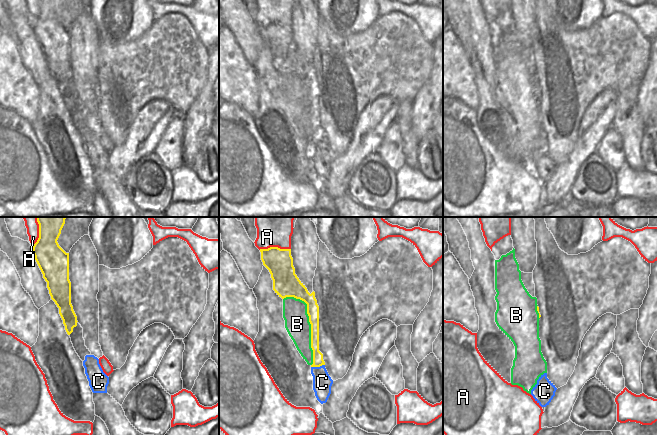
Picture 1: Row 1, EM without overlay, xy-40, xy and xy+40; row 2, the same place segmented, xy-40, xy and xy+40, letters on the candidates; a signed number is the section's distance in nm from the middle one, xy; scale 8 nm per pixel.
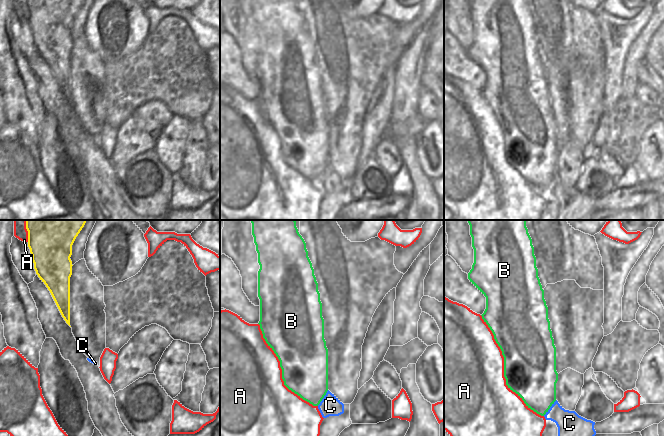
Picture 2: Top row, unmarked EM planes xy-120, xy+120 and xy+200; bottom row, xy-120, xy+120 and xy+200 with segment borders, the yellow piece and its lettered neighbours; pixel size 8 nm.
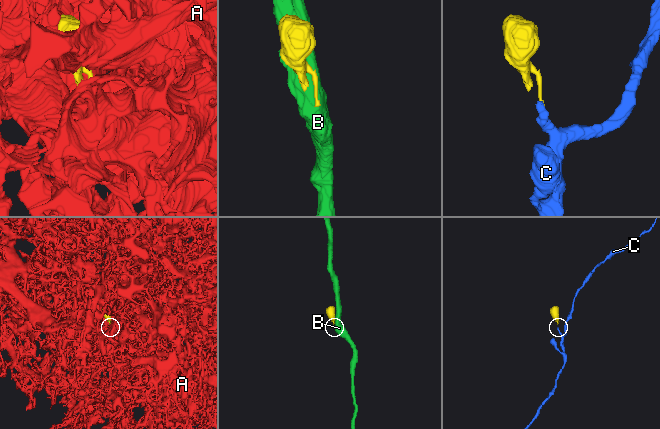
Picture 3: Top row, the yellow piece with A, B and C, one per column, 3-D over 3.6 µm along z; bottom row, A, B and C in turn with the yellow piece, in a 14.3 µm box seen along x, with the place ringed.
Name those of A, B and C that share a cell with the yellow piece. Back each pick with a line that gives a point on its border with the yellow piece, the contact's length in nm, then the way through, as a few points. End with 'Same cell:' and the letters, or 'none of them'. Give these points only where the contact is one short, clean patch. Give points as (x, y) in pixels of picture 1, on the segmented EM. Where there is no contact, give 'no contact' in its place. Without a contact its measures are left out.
C: meets yellow in xy at (317, 366); contact 110 nm long; runs through xy (318, 361), (317, 366), (322, 382)
Same cell: C

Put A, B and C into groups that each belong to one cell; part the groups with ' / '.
A / B / C

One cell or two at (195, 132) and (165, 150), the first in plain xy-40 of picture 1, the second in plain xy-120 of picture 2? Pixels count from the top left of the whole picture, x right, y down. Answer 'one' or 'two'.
two

